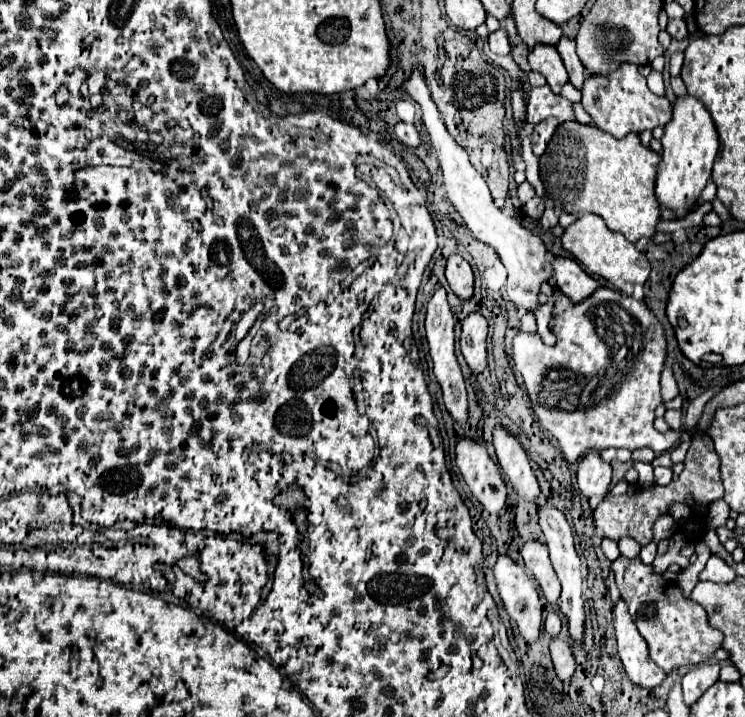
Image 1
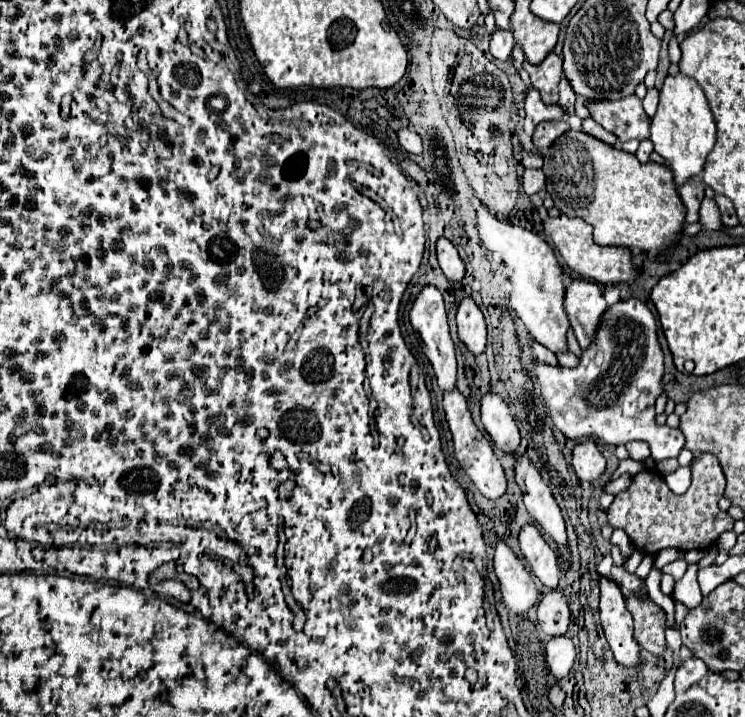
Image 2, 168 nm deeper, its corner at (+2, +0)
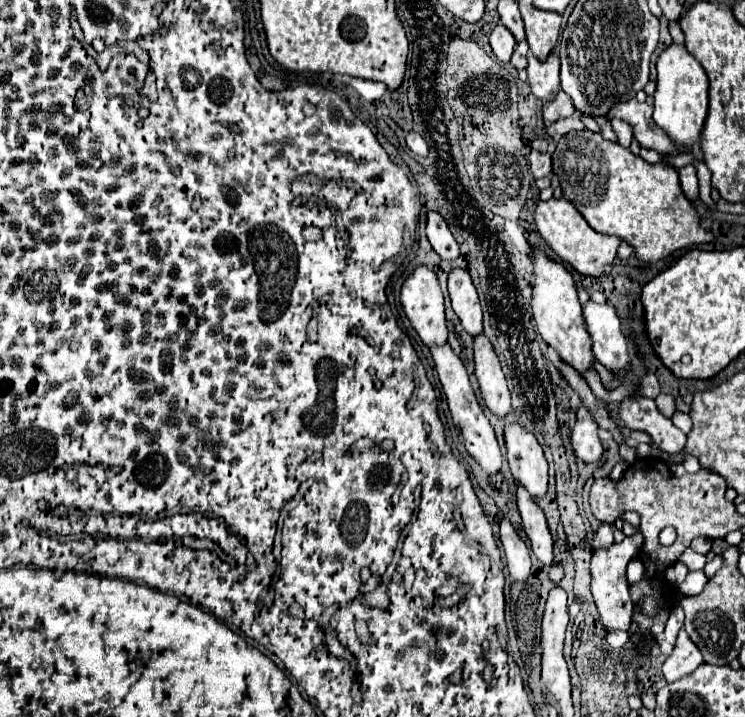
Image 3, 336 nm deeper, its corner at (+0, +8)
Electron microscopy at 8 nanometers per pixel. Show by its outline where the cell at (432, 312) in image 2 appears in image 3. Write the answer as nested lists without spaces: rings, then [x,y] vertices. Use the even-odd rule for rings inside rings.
[[[420,265],[404,279],[402,289],[400,289],[400,303],[404,307],[406,317],[410,319],[412,327],[416,329],[416,333],[420,335],[420,339],[426,345],[444,345],[446,343],[448,327],[446,327],[446,319],[444,319],[444,297],[442,297],[438,277],[432,269]]]

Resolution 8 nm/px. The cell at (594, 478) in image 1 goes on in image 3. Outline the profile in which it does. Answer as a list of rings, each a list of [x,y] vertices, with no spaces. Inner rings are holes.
[[[590,415],[576,421],[576,425],[572,429],[572,449],[574,449],[574,455],[578,461],[592,463],[592,461],[600,459],[604,449],[598,439],[598,425]]]

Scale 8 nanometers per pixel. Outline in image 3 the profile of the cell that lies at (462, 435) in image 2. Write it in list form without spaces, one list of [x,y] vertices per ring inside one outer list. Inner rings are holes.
[[[448,343],[446,345],[432,345],[430,347],[430,353],[432,353],[434,365],[436,365],[438,379],[442,383],[446,401],[448,401],[448,409],[450,409],[452,419],[456,423],[456,429],[460,433],[460,441],[464,443],[464,447],[468,449],[468,453],[482,465],[482,469],[486,469],[490,475],[498,473],[500,471],[500,465],[502,465],[500,447],[496,443],[494,429],[488,423],[488,417],[484,415],[484,411],[482,411],[482,407],[480,407],[474,391],[472,391],[472,385],[468,381],[468,373],[466,373],[464,363],[460,361],[460,357],[452,351],[452,347]]]

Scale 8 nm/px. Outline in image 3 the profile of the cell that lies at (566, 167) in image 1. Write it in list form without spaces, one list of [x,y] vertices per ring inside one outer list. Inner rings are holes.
[[[588,129],[564,135],[556,145],[552,163],[554,163],[554,173],[560,175],[560,187],[564,197],[582,213],[588,225],[602,235],[616,235],[628,245],[632,245],[640,261],[656,263],[674,253],[676,249],[714,241],[710,229],[706,231],[706,227],[702,227],[702,217],[698,215],[696,207],[682,193],[678,171],[668,163],[650,165],[642,157],[632,155],[630,149],[606,141],[600,133],[592,133]]]

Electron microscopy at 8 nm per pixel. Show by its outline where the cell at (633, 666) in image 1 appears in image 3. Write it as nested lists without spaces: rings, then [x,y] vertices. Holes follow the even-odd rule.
[[[636,533],[632,537],[626,537],[622,543],[614,543],[608,549],[594,549],[592,553],[592,561],[590,561],[590,575],[592,575],[592,597],[594,603],[598,607],[600,619],[604,623],[604,627],[608,629],[620,629],[620,631],[628,631],[632,625],[632,599],[628,593],[628,579],[626,579],[626,565],[628,561],[642,549],[642,533]]]

